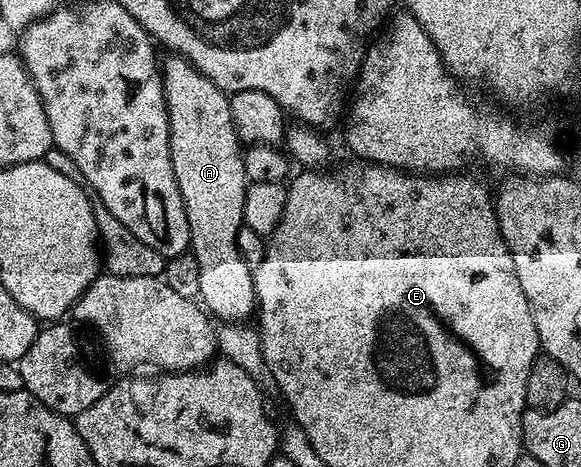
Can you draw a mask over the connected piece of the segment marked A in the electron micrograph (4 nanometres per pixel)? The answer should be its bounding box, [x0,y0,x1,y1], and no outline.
[162,53,256,323]

